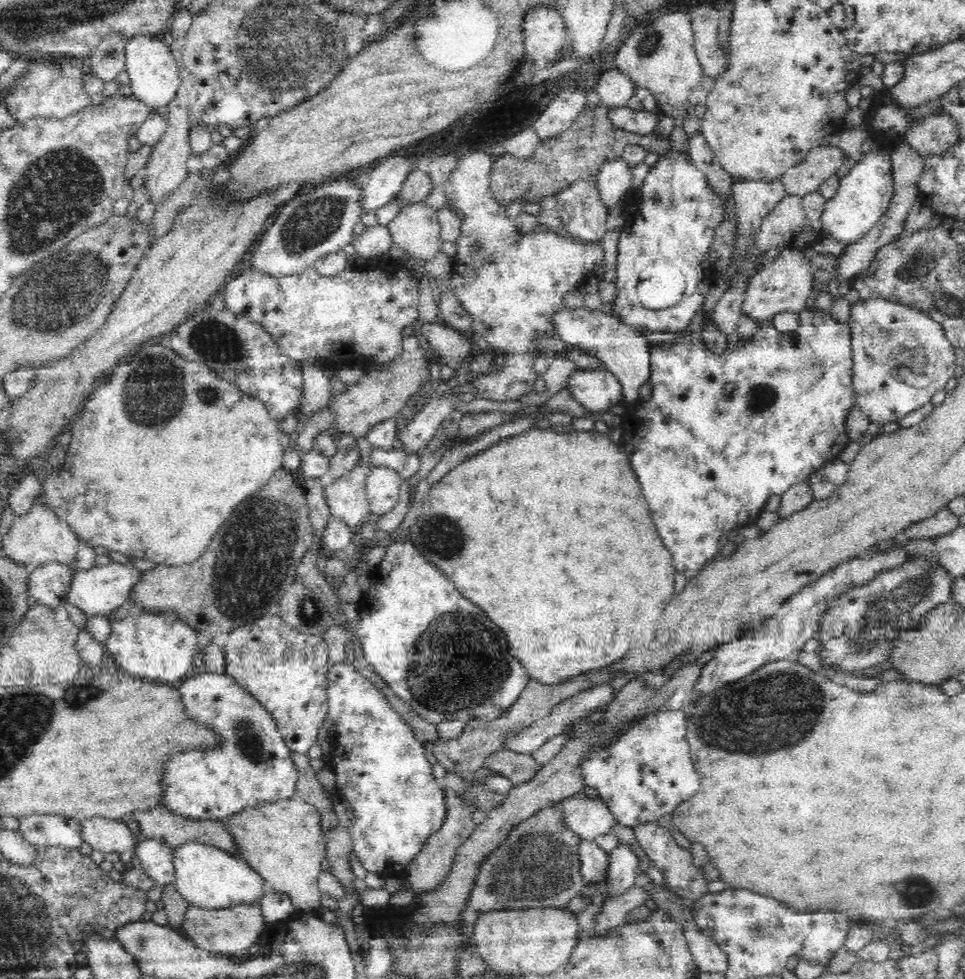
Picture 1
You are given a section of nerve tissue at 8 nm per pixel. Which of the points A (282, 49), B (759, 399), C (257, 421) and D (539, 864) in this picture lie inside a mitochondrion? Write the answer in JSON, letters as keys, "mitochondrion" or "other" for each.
{"A":"mitochondrion","B":"mitochondrion","C":"other","D":"mitochondrion"}

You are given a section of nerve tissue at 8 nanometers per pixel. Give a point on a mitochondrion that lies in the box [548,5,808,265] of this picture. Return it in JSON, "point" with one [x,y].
{"point":[650,41]}

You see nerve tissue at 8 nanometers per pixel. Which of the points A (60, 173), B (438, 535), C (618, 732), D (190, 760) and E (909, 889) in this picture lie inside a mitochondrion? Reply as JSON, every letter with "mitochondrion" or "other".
{"A":"mitochondrion","B":"mitochondrion","C":"other","D":"other","E":"mitochondrion"}

